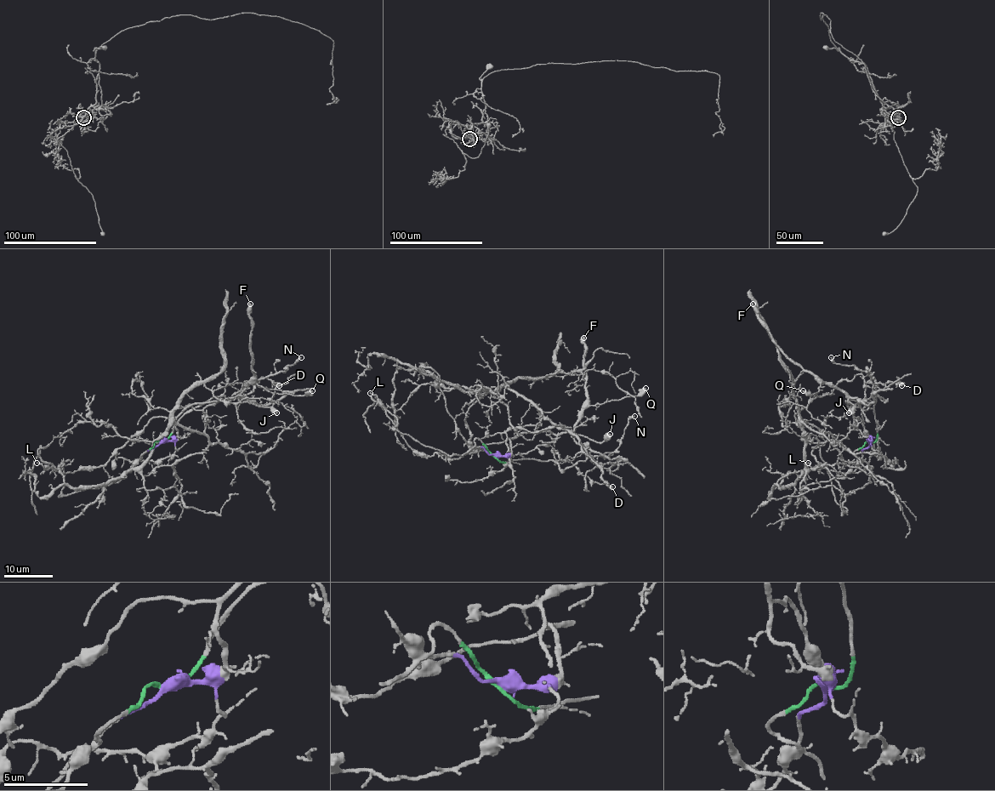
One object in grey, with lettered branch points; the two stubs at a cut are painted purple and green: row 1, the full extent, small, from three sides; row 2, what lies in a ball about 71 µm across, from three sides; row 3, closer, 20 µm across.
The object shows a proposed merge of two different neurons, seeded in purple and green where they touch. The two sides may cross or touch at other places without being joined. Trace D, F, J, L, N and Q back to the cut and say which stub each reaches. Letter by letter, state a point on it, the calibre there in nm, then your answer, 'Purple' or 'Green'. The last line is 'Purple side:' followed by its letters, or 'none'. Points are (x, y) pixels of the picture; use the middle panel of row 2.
D: Place: (612, 486). Thickness 440 nm. Green
F: Place: (583, 338). Thickness 320 nm. Purple
J: Place: (610, 434). Thickness 700 nm. Purple
L: Place: (370, 393). Thickness 130 nm. Purple
N: Place: (634, 416). Thickness 260 nm. Green
Q: Place: (645, 388). Thickness 480 nm. Purple
Purple side: F, J, L, Q

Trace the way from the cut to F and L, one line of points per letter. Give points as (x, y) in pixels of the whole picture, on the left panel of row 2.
F: (160, 442), (178, 437), (175, 419), (187, 407), (237, 397), (249, 383), (253, 376), (250, 303)
L: (160, 442), (178, 437), (175, 419), (154, 417), (103, 465), (60, 472), (36, 463)

